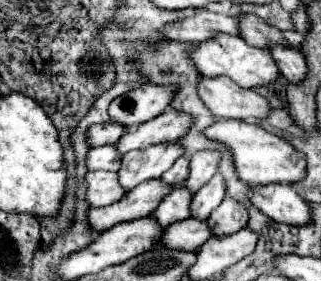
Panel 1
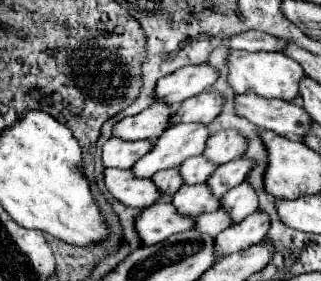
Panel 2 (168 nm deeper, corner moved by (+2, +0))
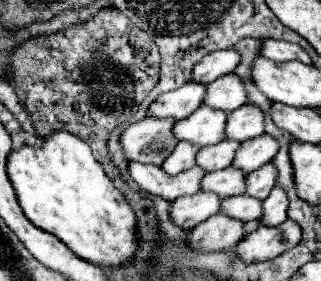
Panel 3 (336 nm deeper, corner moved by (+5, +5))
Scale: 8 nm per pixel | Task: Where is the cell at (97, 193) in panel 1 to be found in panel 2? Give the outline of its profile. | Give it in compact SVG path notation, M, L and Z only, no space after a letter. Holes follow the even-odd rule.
M104 169L104 185L116 201L128 207L142 209L160 201L160 191L154 187L152 179L132 177L132 171Z

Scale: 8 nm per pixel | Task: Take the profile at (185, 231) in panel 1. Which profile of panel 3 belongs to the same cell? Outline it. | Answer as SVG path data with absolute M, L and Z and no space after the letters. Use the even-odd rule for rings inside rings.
M247 194L231 196L221 202L221 212L233 218L239 218L243 222L253 222L261 218L261 200Z

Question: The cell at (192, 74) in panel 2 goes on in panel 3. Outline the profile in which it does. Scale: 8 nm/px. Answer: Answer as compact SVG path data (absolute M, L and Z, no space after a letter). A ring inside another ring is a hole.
M235 48L211 52L193 68L193 82L211 84L219 76L231 74L239 62L241 62L241 54Z

